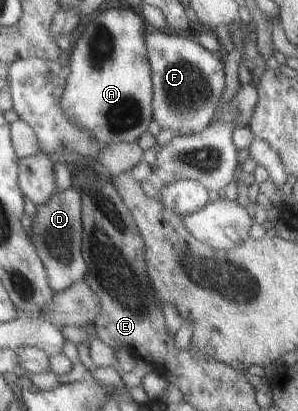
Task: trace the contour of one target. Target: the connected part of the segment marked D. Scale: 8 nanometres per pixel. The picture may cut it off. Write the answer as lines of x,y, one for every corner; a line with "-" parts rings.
68,187
35,205
28,236
44,266
48,287
55,294
83,279
87,265
81,256
81,203
79,190

